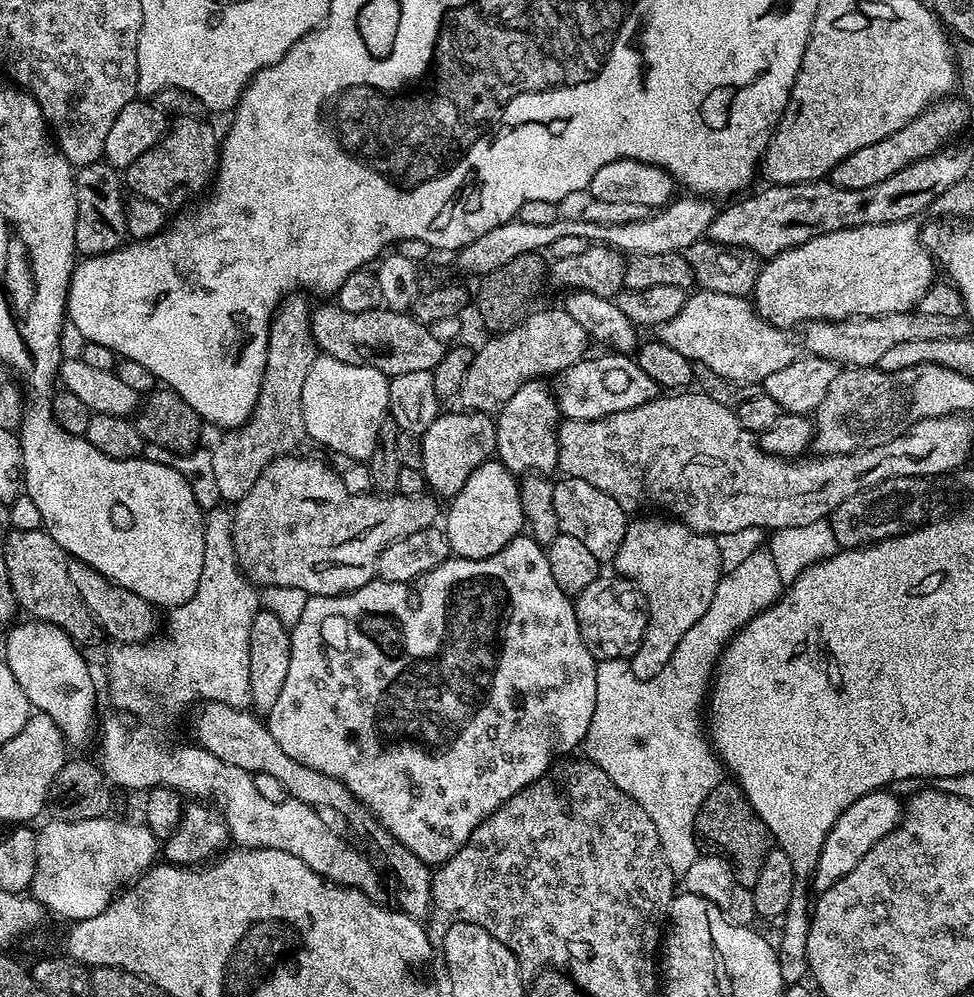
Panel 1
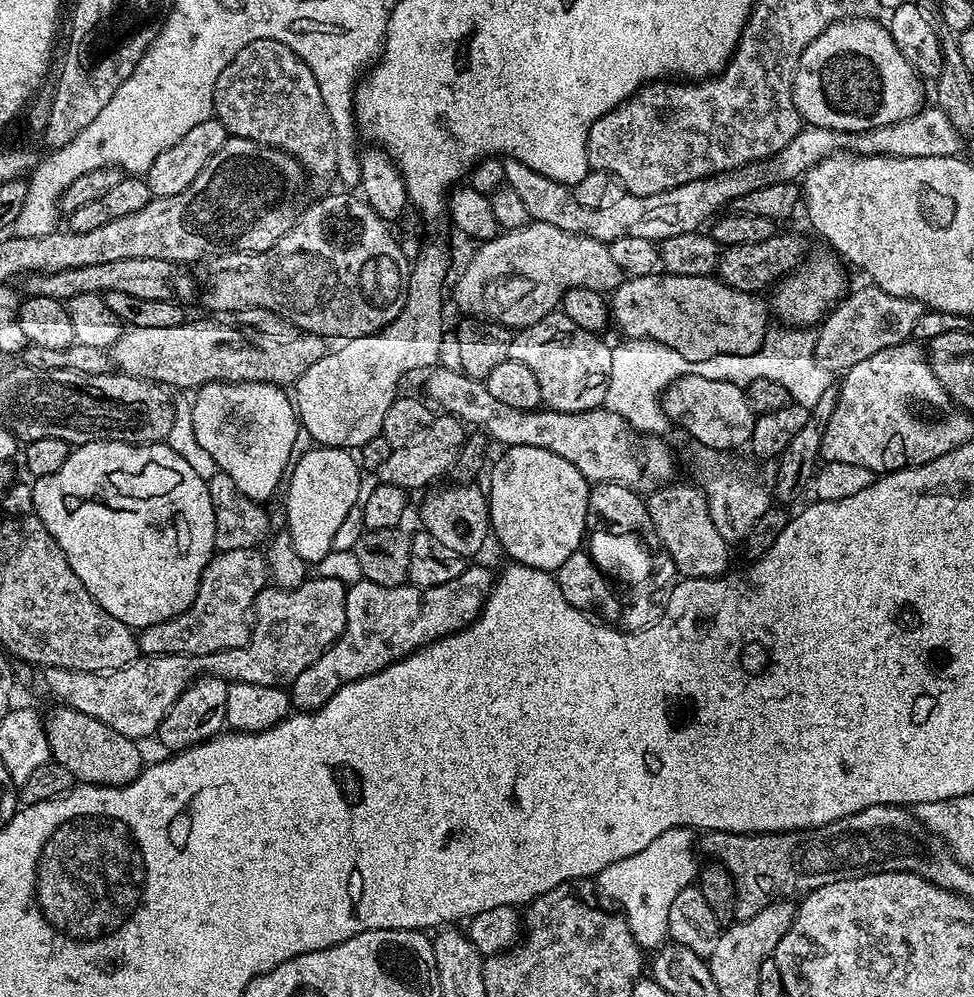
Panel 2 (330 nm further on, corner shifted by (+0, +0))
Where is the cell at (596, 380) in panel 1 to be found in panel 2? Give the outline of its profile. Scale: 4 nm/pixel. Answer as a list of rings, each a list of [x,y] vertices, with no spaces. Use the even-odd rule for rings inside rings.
[[[683,376],[666,389],[662,399],[669,421],[680,420],[696,444],[731,453],[732,448],[740,448],[743,444],[745,447],[751,441],[757,413],[752,411],[748,393],[739,384],[715,380],[712,376]]]

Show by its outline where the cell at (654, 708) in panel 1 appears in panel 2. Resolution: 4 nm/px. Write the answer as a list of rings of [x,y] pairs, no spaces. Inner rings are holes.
[[[693,829],[666,830],[666,834],[658,834],[646,850],[638,850],[638,854],[622,858],[622,862],[606,866],[606,870],[594,878],[601,894],[620,904],[619,911],[641,948],[655,950],[669,939],[670,905],[682,890],[693,887],[698,876],[697,848],[698,836]]]

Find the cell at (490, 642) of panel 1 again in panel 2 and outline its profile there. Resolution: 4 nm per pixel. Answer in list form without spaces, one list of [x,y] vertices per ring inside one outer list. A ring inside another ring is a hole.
[[[476,564],[473,568],[472,565],[465,567],[458,578],[442,582],[442,586],[417,588],[411,582],[378,586],[378,582],[365,579],[347,585],[344,632],[325,650],[322,658],[314,662],[314,666],[302,670],[290,685],[291,707],[312,712],[323,706],[342,686],[374,674],[427,644],[474,623],[488,601],[493,583],[494,572]]]

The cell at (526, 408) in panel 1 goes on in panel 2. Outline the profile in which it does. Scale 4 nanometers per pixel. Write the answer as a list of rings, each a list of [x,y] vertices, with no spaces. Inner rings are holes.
[[[557,310],[551,312],[546,318],[542,318],[542,322],[534,322],[534,326],[526,326],[525,328],[519,329],[513,335],[512,341],[510,342],[510,354],[508,358],[509,360],[522,362],[522,366],[528,367],[534,373],[534,378],[538,378],[538,390],[542,390],[542,404],[545,409],[553,412],[585,412],[591,408],[599,408],[604,404],[606,390],[610,382],[610,358],[612,357],[612,350],[607,343],[604,345],[600,340],[603,339],[597,333],[591,332],[590,330],[582,330],[582,326],[576,325],[575,322],[570,322],[570,318],[566,318],[563,311]]]

